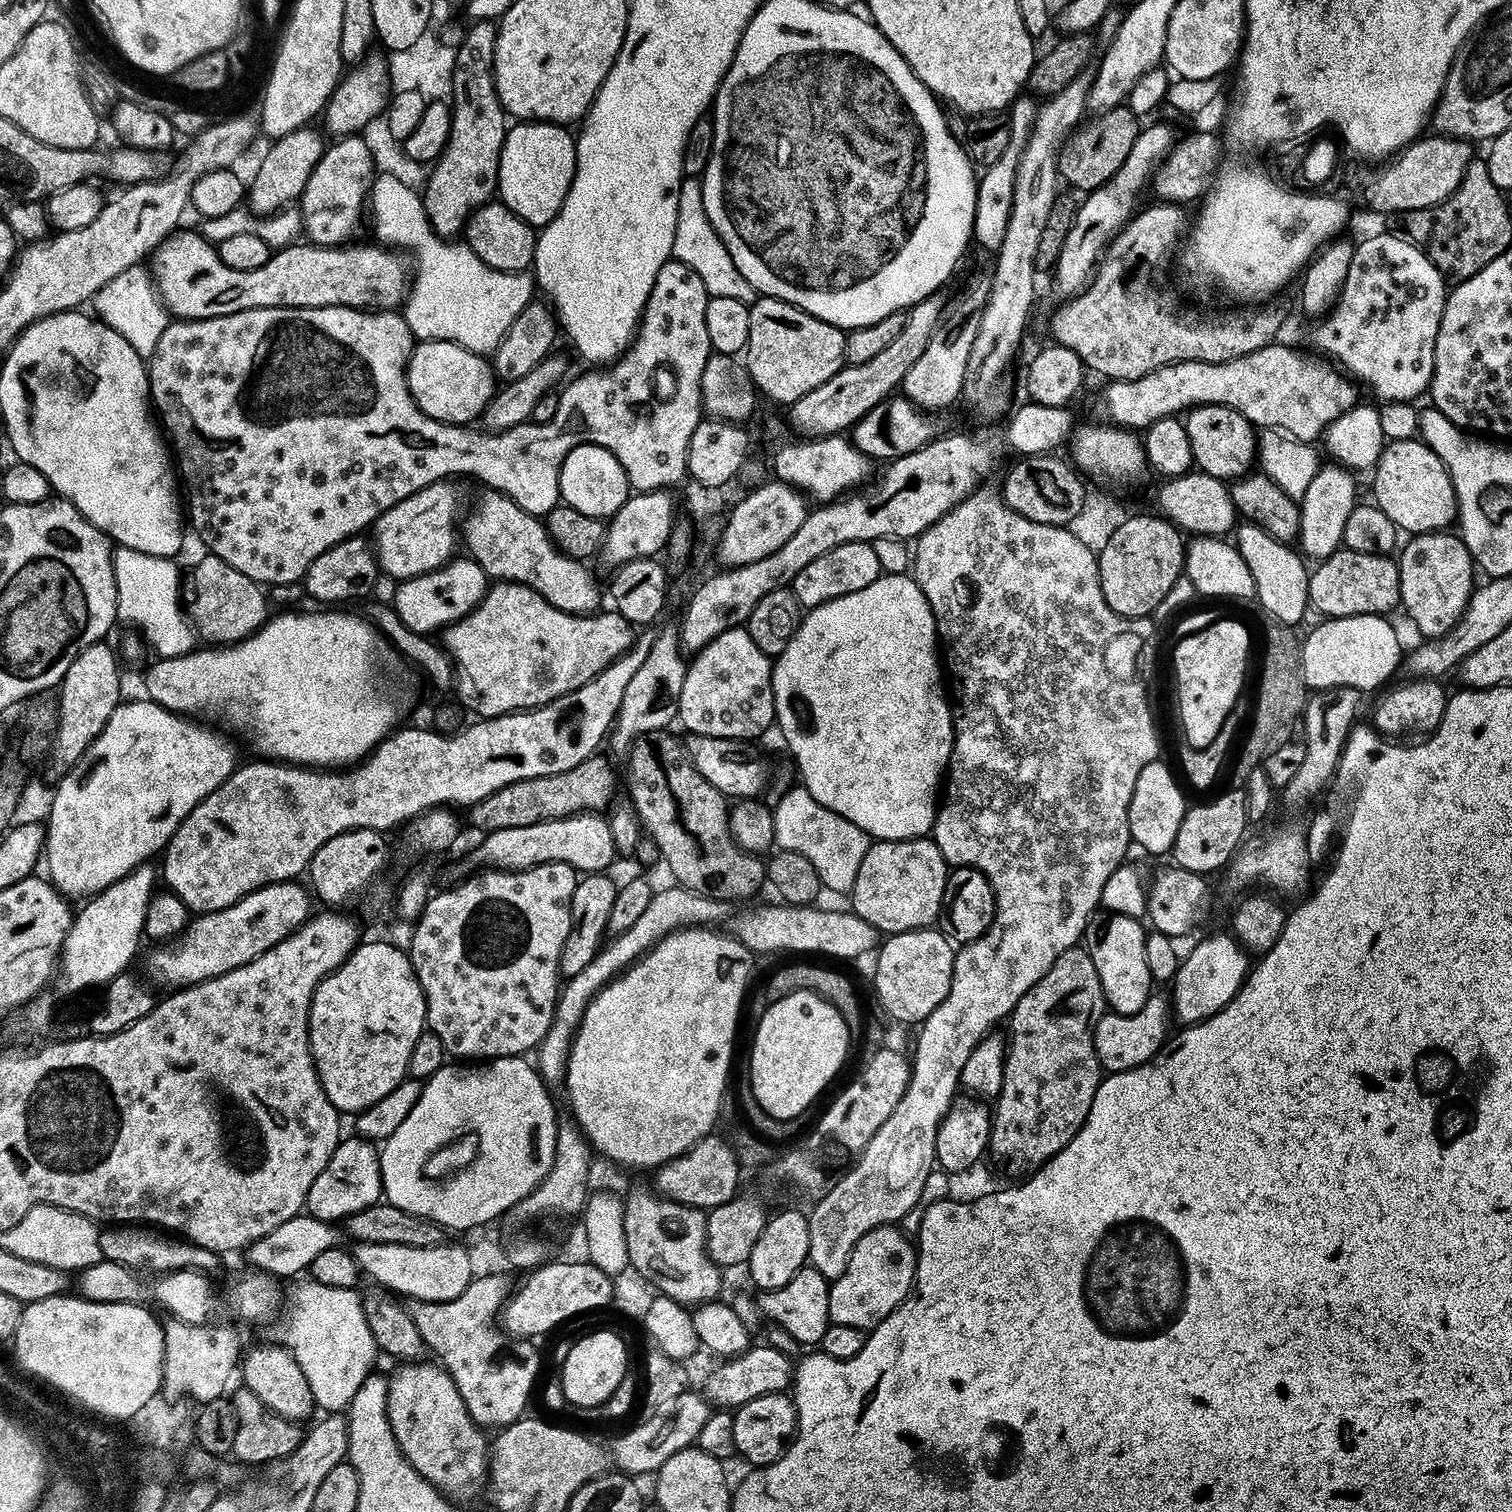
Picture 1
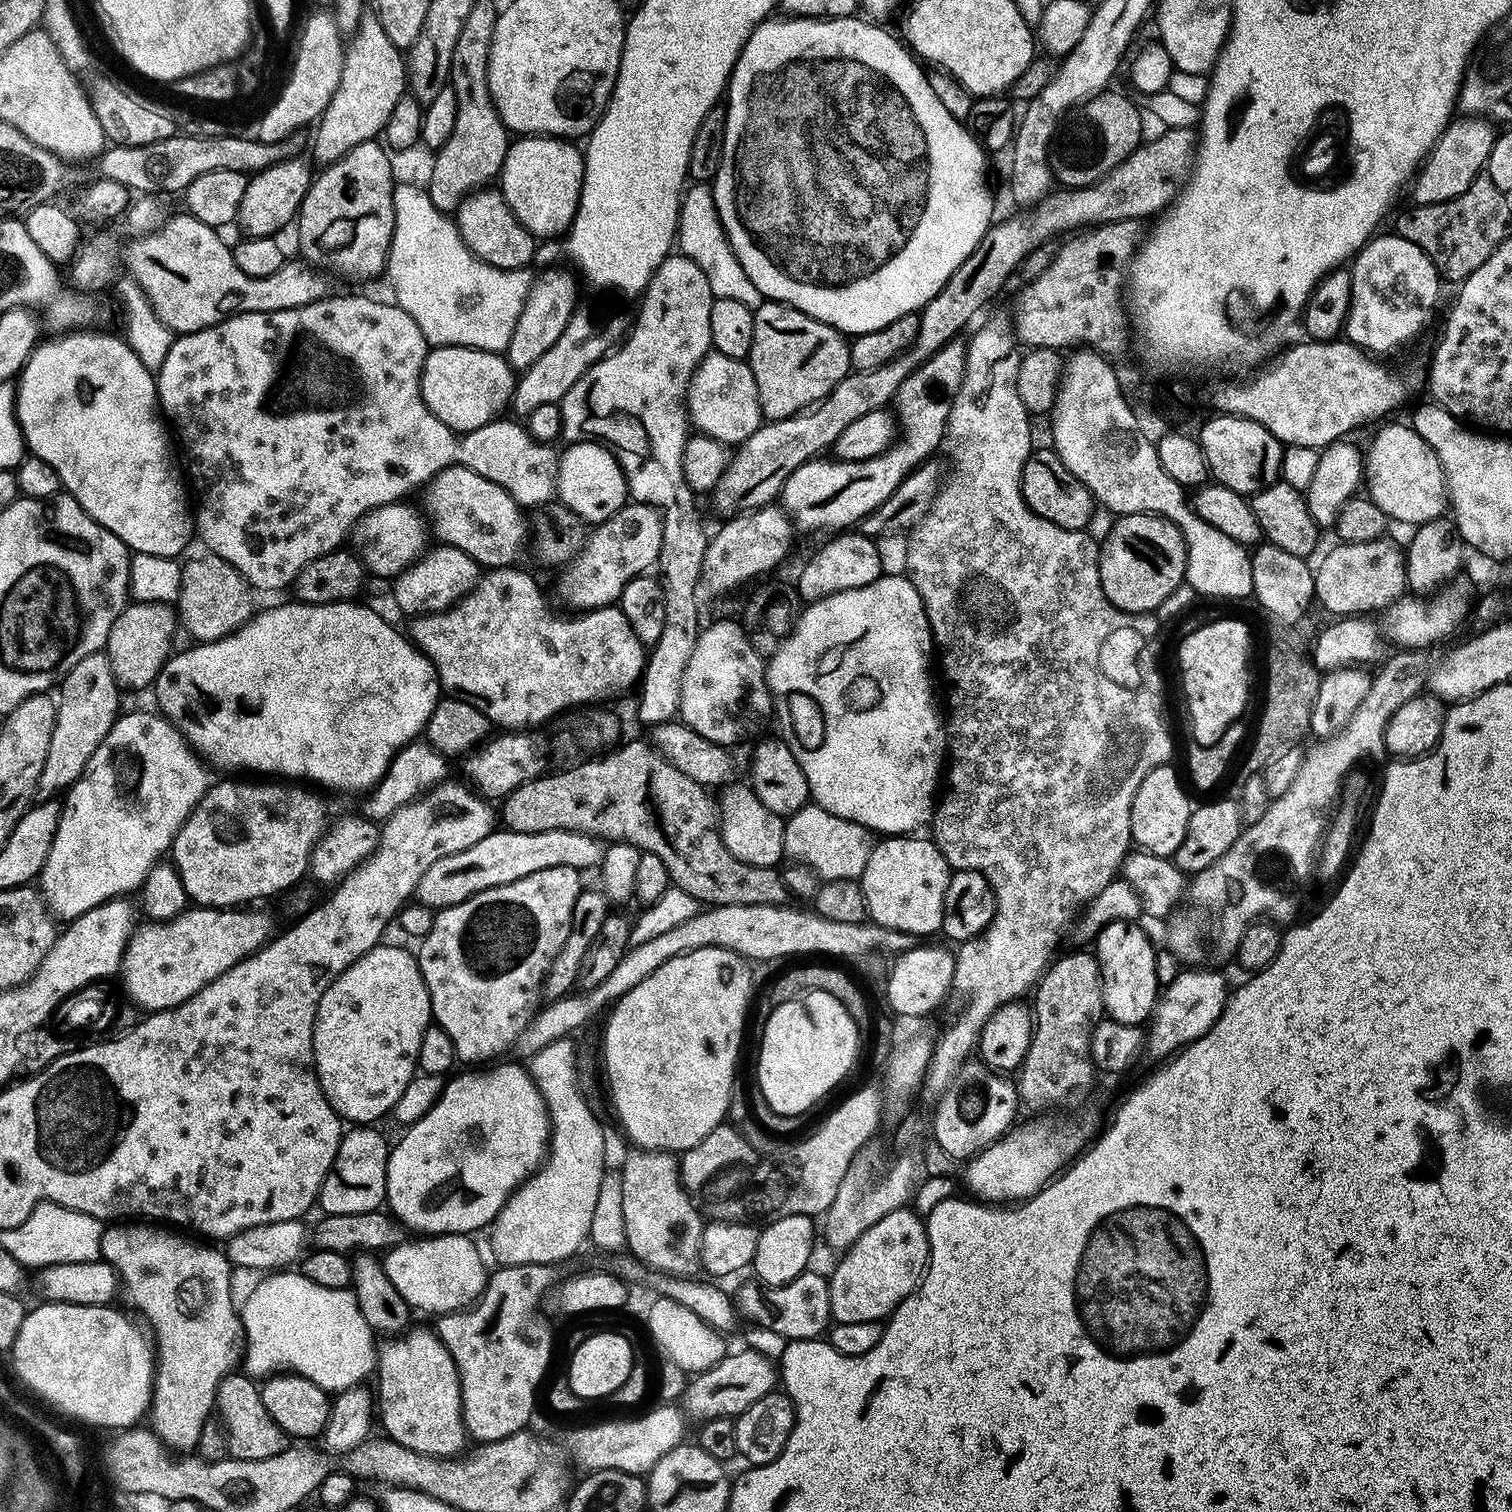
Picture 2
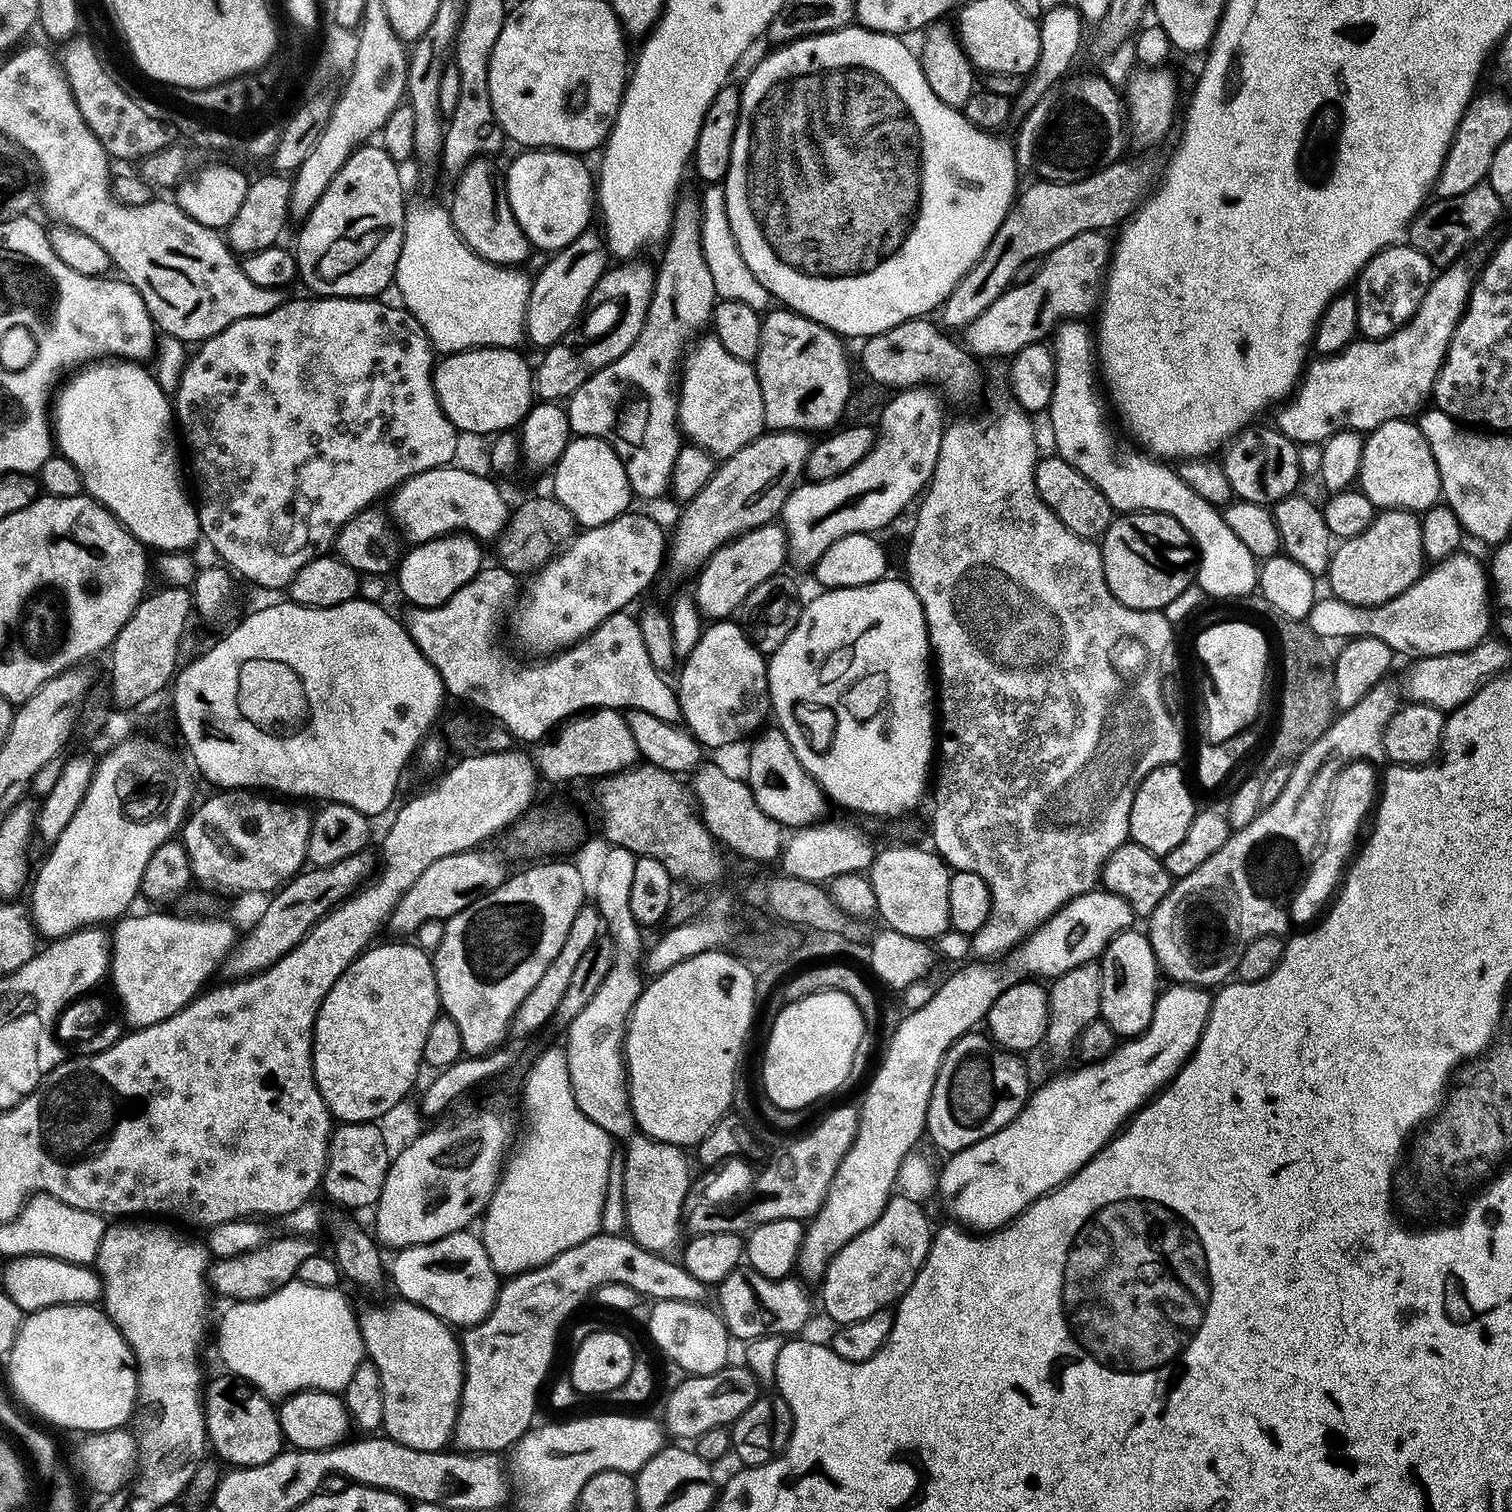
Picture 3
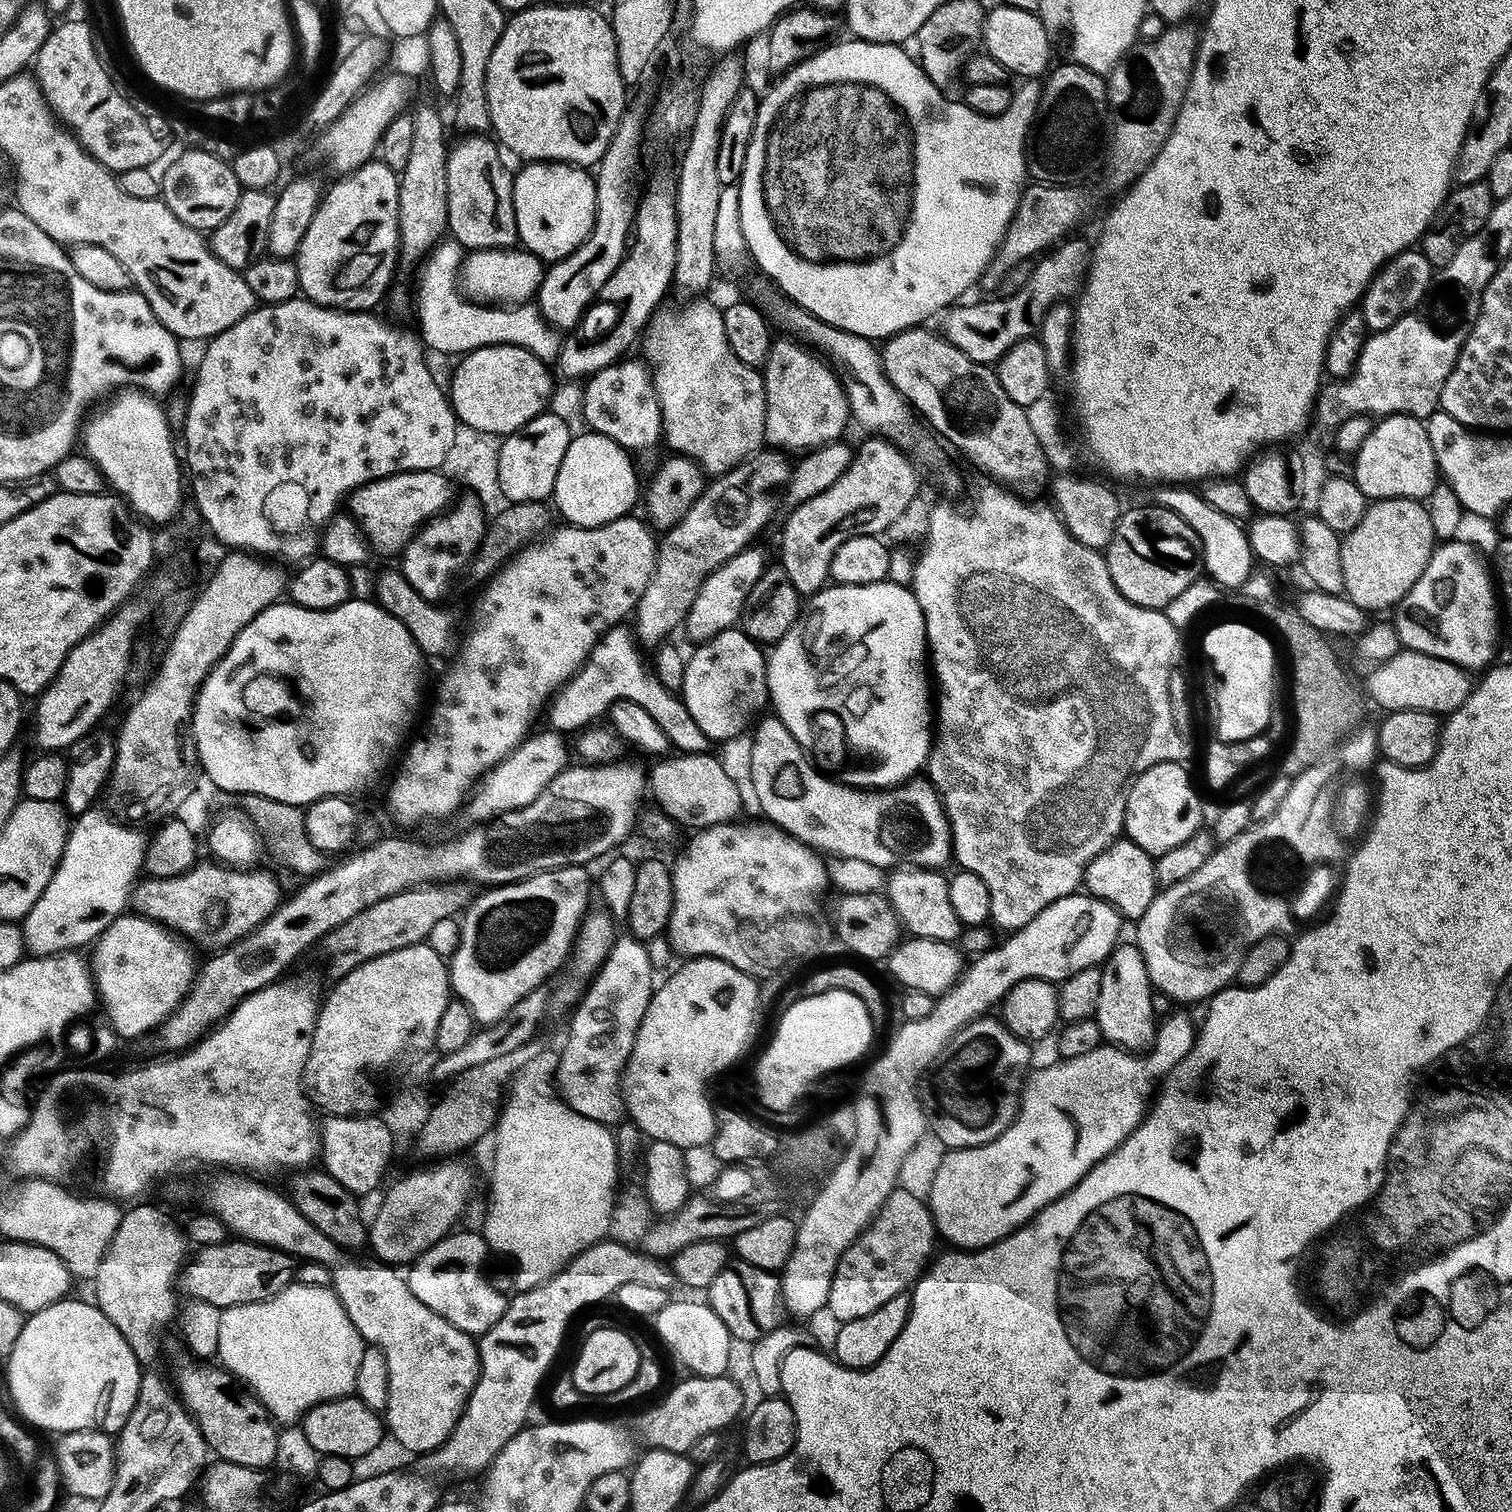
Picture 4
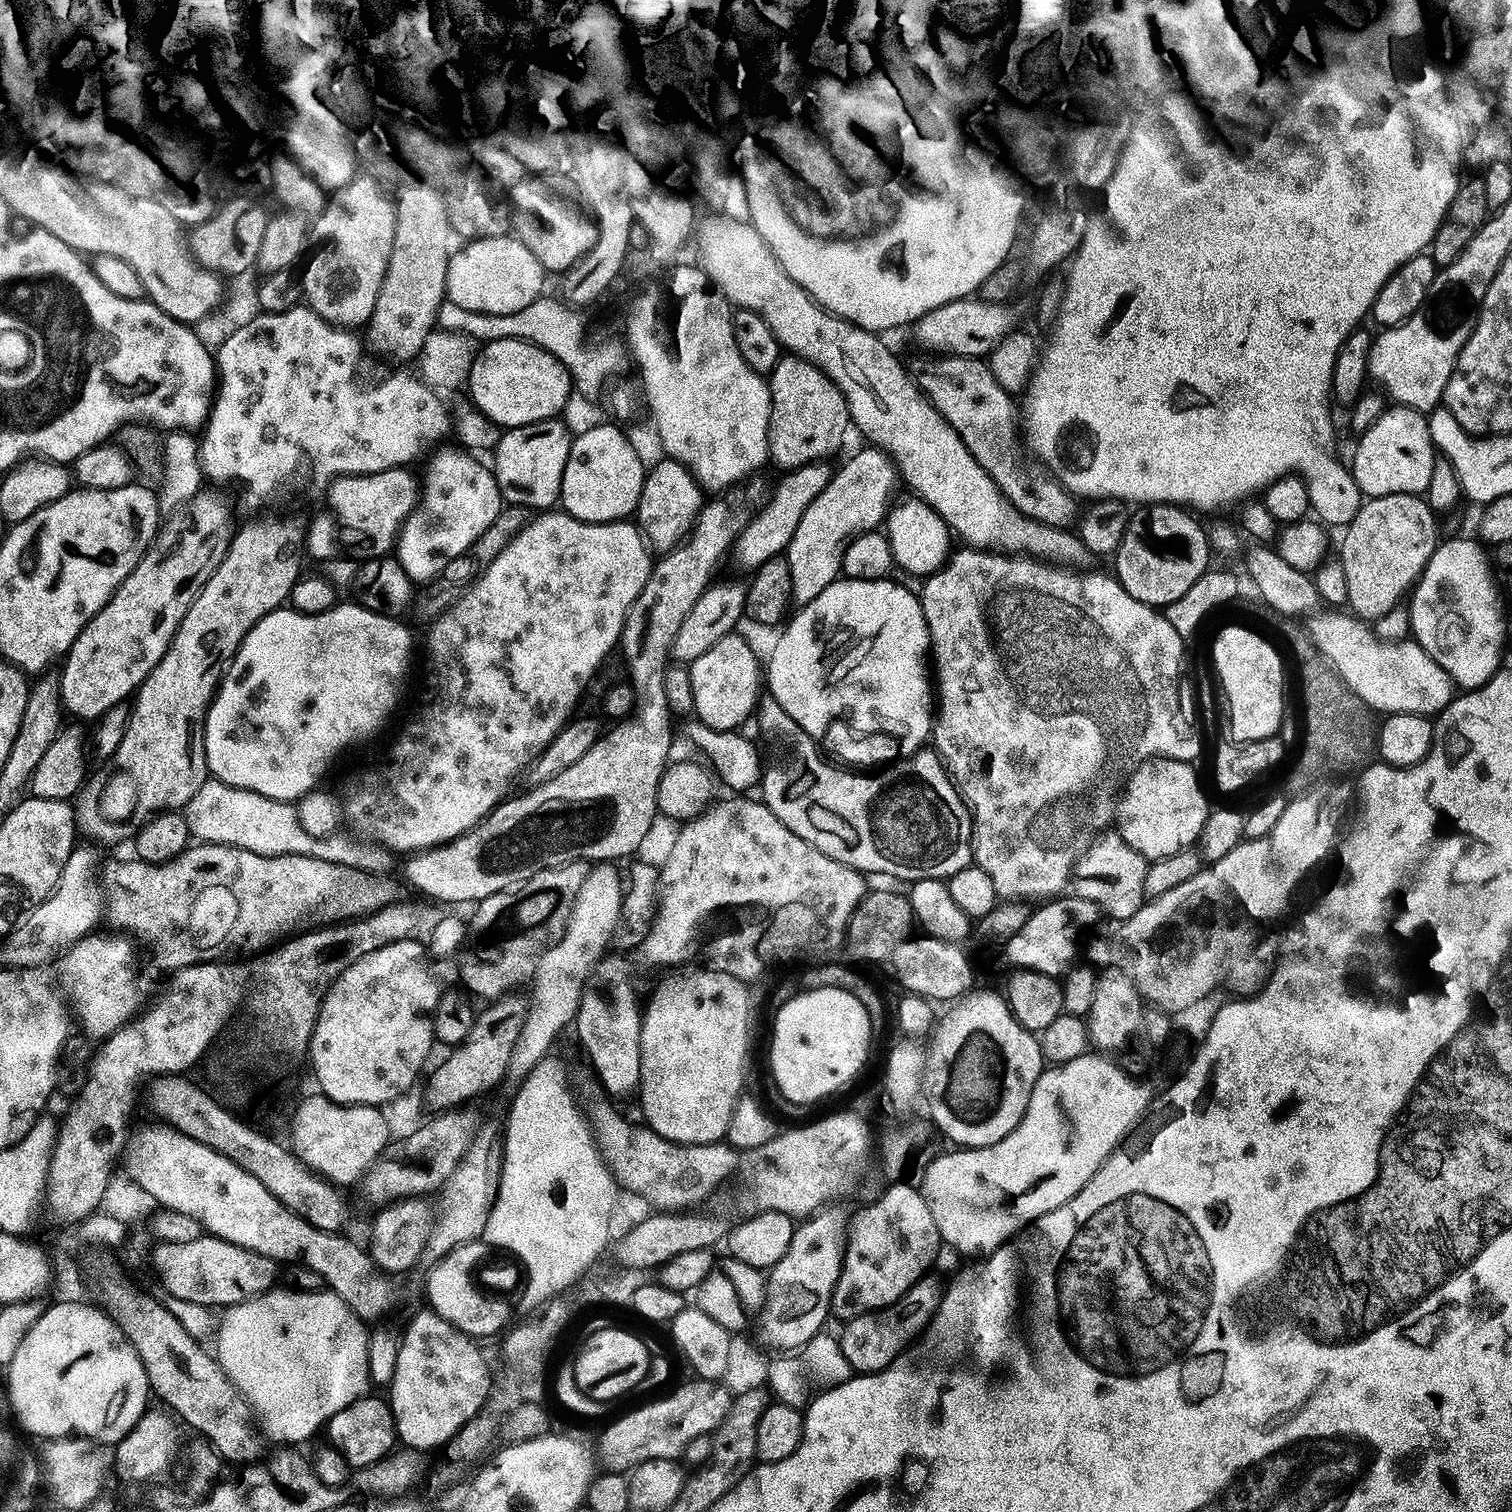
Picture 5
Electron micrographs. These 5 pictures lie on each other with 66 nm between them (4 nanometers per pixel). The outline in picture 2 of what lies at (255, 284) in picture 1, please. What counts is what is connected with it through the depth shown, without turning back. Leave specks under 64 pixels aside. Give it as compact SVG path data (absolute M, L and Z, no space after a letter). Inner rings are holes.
M181 214L169 215L164 223L143 235L133 235L132 241L122 248L122 264L128 267L127 275L138 282L138 286L146 294L154 314L173 333L200 332L203 328L213 328L223 320L237 316L243 312L277 312L290 310L298 306L312 304L316 300L323 300L329 295L330 289L324 279L323 271L317 270L307 262L292 264L286 262L274 274L266 278L254 278L250 274L242 274L238 270L238 262L234 262L229 241L220 237L217 229L206 226L206 222L198 222L198 218Z

